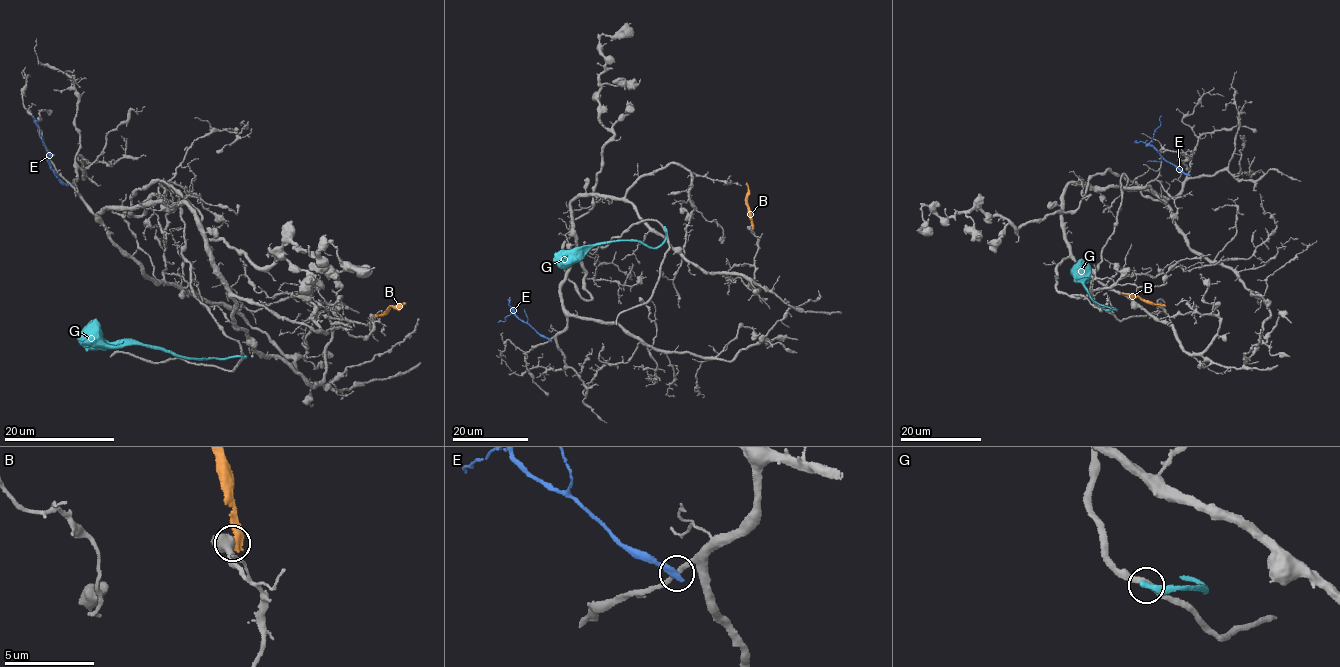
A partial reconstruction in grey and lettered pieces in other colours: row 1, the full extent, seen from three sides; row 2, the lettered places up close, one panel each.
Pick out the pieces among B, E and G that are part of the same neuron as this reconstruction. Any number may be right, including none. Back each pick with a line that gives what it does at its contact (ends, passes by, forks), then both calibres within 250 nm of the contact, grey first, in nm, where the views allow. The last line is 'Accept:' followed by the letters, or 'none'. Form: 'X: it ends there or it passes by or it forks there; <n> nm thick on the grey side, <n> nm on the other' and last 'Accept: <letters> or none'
Accept: none

